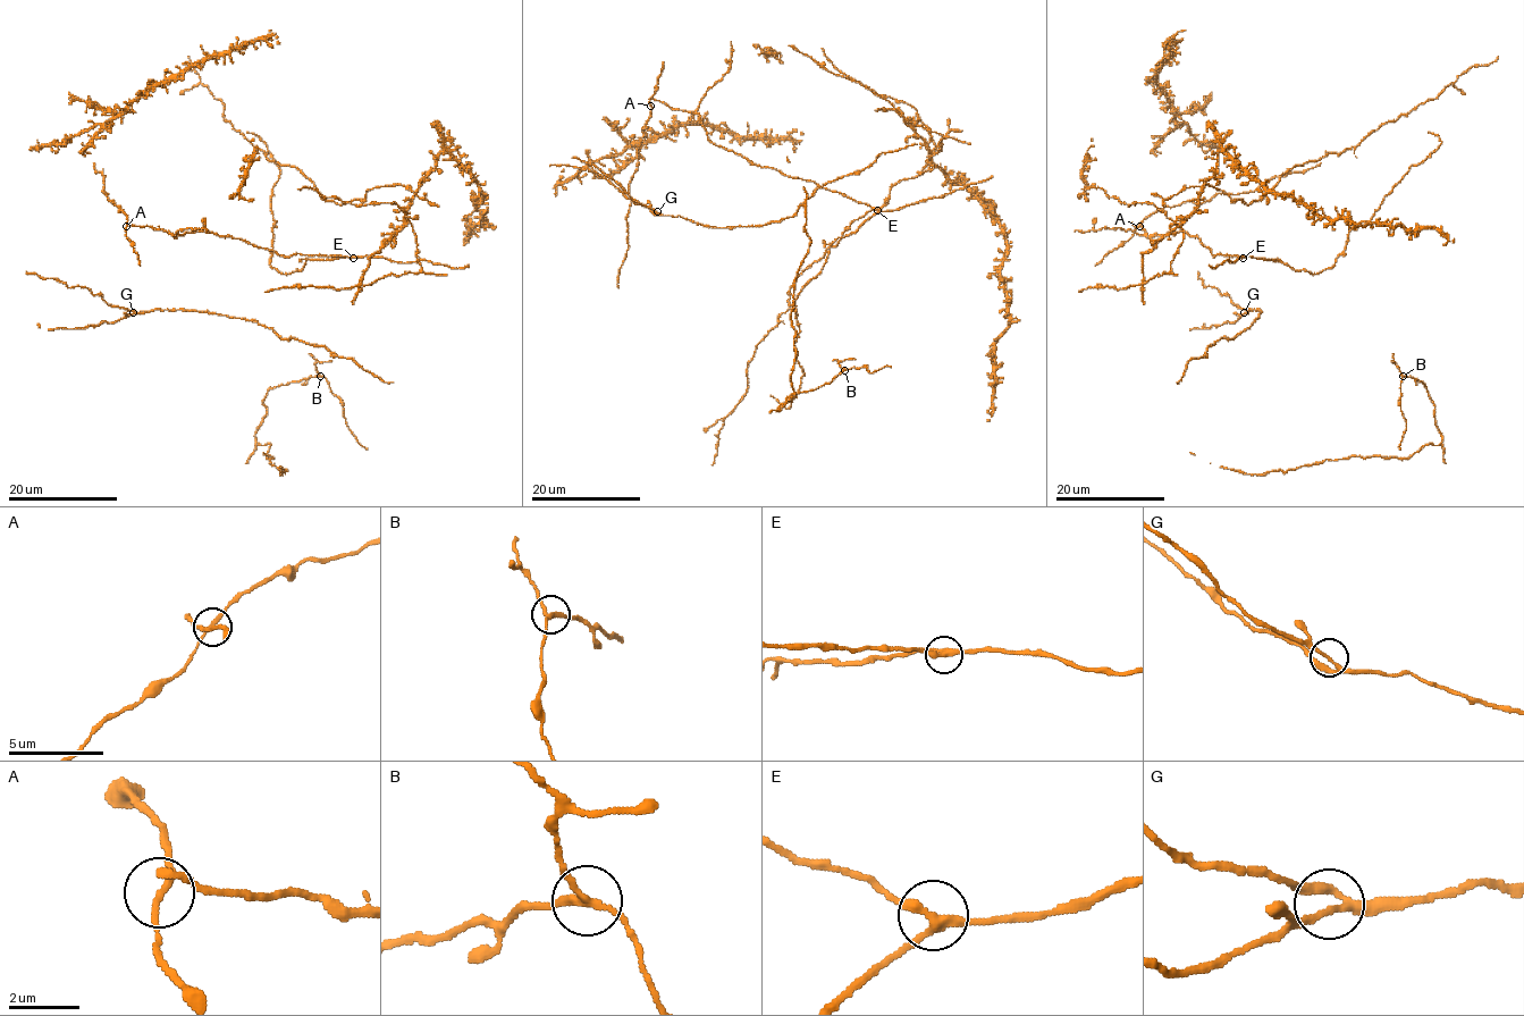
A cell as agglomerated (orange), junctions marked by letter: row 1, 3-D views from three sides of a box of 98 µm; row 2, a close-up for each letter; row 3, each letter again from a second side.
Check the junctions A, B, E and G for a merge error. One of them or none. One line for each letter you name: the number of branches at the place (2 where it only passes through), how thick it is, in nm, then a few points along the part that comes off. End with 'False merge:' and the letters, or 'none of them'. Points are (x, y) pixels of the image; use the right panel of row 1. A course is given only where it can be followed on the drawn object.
B: branches 3; calibre 190 nm
False merge: B

